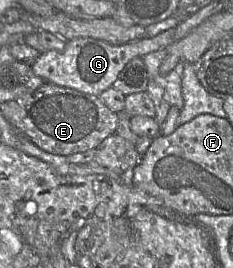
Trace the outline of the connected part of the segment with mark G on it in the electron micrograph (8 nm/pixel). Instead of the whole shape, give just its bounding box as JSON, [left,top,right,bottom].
[31,29,174,96]

